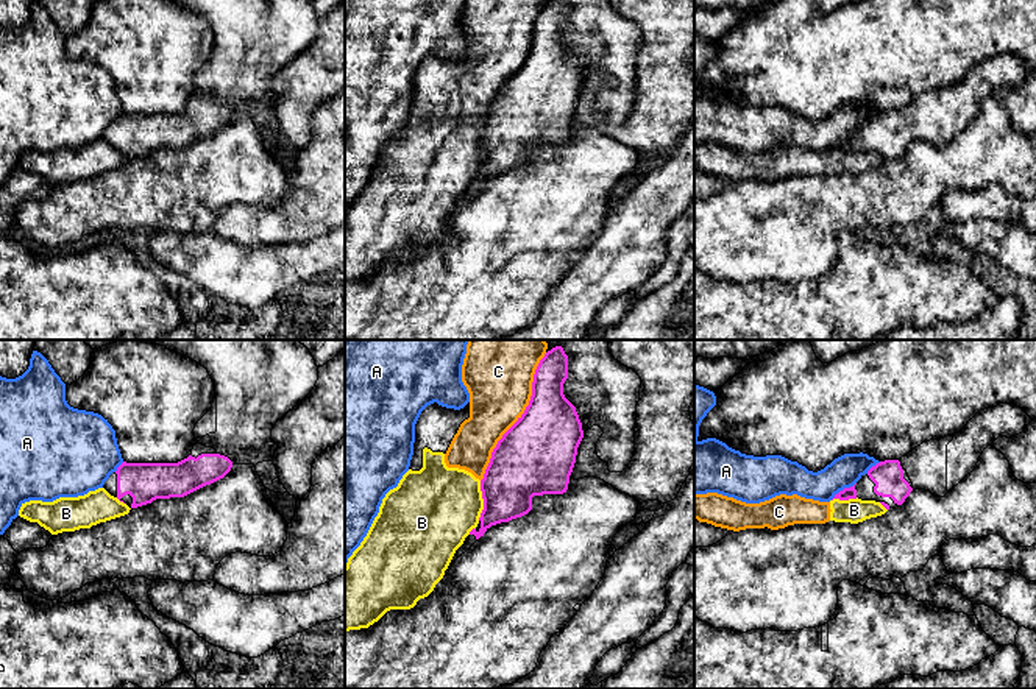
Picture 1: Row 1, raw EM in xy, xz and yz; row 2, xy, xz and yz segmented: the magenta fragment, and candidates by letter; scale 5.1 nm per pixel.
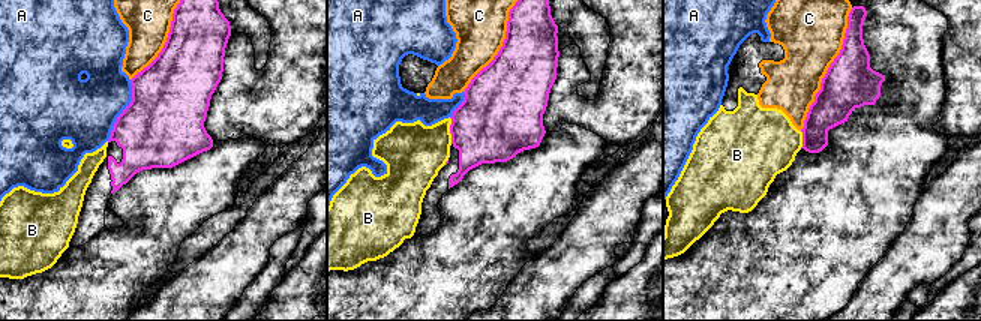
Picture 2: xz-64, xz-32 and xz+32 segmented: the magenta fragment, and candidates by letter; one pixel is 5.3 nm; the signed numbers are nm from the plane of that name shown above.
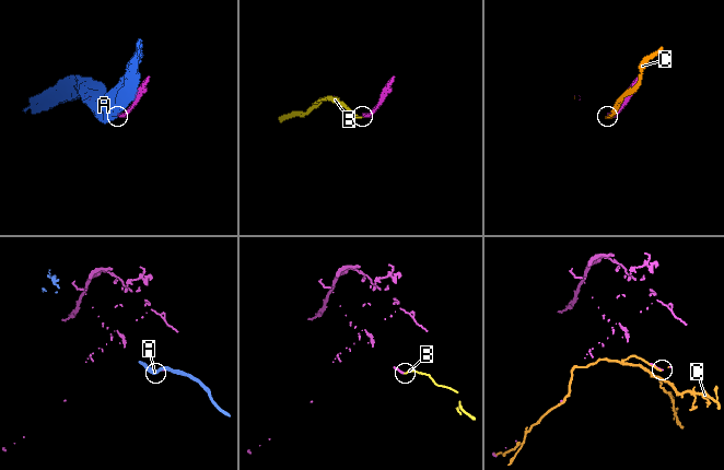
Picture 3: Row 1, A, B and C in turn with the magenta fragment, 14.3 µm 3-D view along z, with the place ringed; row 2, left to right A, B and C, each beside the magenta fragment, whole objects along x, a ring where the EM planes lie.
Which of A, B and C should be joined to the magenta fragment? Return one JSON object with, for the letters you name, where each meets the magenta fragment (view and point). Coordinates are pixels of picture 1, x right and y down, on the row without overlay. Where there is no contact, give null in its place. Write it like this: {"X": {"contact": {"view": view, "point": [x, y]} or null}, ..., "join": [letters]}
{"join": []}

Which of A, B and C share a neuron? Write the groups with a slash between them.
A / B C

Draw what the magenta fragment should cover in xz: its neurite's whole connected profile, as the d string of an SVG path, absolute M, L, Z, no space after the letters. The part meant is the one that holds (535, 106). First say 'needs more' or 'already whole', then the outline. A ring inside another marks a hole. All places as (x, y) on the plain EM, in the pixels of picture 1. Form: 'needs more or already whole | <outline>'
needs more | M551 0L540 11L524 64L502 86L481 131L484 161L476 179L456 201L449 217L496 175L532 161L532 148L568 140L584 89L576 58L565 48L568 6Z

